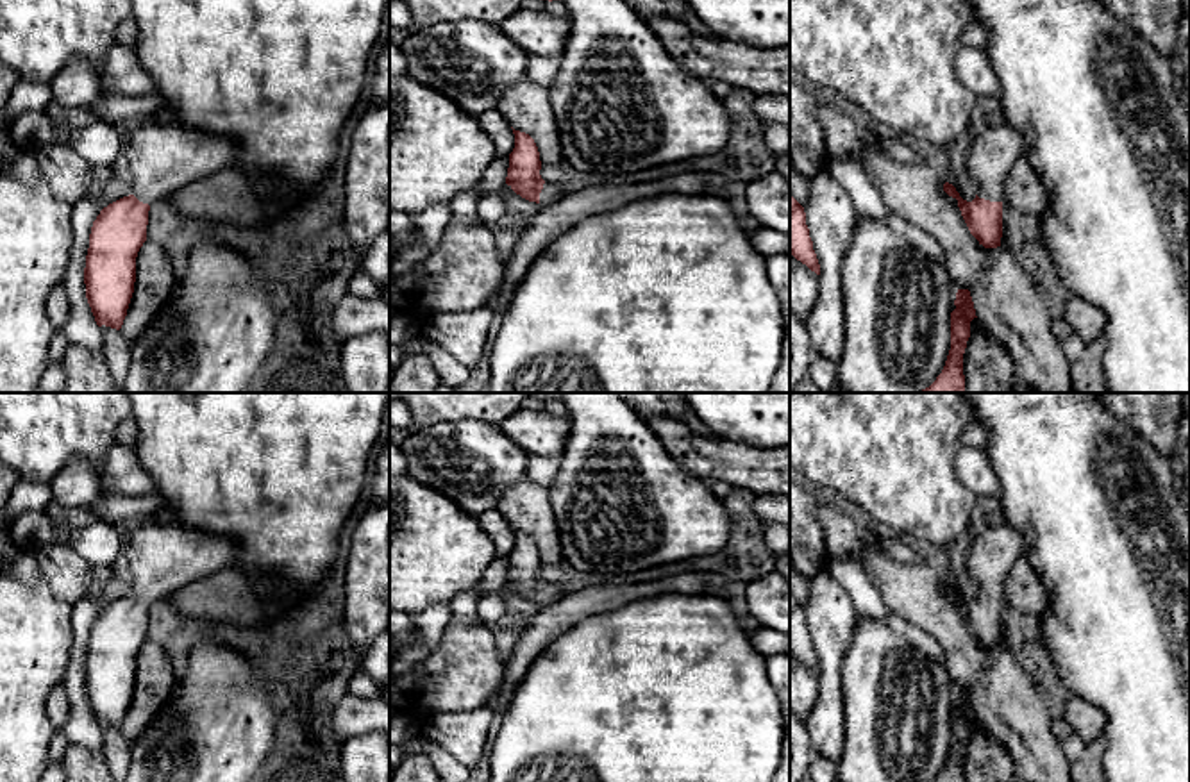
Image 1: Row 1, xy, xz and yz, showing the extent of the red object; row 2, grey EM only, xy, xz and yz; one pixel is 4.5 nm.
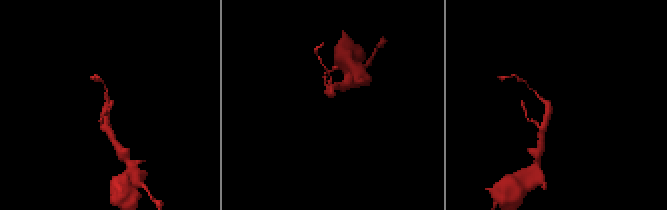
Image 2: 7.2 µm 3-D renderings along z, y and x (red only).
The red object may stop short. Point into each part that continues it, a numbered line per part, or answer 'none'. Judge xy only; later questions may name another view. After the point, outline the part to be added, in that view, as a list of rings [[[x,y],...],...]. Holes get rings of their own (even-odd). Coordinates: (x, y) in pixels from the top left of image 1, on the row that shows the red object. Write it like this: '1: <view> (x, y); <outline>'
1: xy (161, 158); [[[147,121],[123,136],[123,154],[132,173],[132,195],[154,205],[189,182],[229,168],[236,159],[238,145],[230,136]]]

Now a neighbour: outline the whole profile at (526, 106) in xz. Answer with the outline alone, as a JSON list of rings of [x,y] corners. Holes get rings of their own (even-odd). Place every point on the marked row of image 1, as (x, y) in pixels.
[[[525,77],[499,98],[497,111],[515,130],[525,132],[534,139],[541,164],[563,161],[557,123],[547,87]]]

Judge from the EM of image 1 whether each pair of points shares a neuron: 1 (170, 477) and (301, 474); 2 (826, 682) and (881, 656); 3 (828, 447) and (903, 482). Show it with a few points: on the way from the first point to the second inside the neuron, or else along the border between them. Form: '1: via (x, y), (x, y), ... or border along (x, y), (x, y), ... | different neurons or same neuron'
1: via (202, 477), (215, 470), (268, 470) | same neuron
2: border along (853, 632), (842, 665), (842, 716) | different neurons
3: via (846, 447), (867, 447), (885, 465) | same neuron

